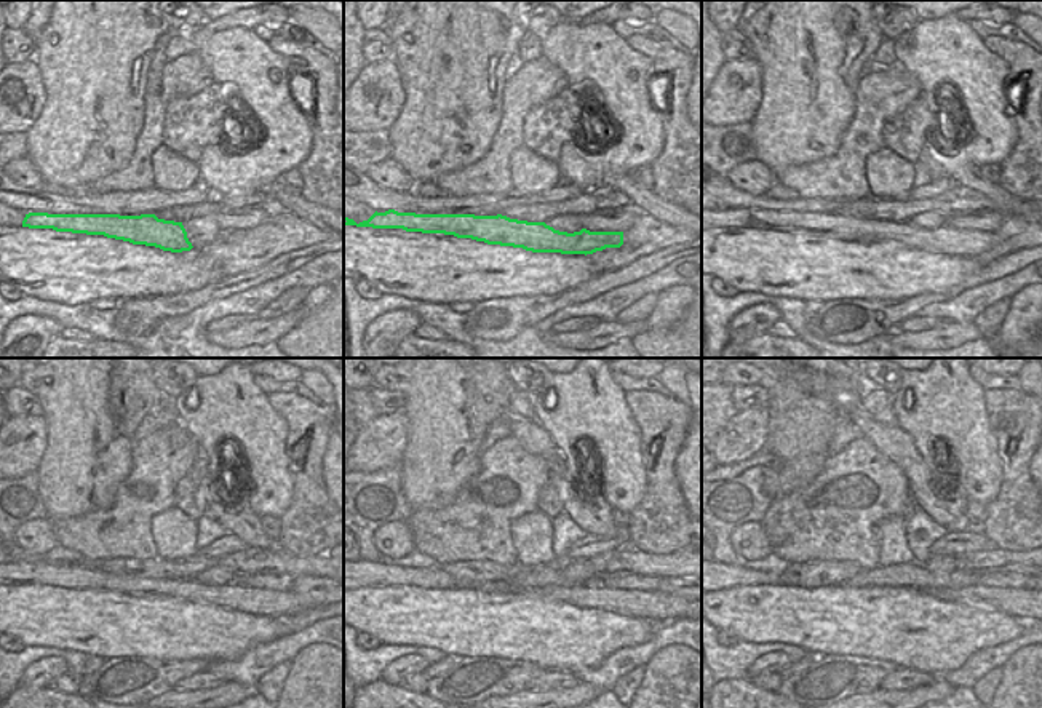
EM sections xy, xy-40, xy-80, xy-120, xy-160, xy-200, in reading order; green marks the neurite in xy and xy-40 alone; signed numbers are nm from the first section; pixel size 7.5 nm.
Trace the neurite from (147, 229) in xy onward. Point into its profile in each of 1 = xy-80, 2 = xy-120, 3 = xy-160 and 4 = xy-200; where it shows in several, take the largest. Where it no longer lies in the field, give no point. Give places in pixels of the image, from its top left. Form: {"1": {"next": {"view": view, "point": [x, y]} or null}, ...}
{"1": {"next": {"view": "xy-80", "point": [945, 240]}}, "2": {"next": {"view": "xy-120", "point": [251, 600]}}, "3": {"next": {"view": "xy-160", "point": [656, 606]}}, "4": {"next": {"view": "xy-200", "point": [1026, 604]}}}

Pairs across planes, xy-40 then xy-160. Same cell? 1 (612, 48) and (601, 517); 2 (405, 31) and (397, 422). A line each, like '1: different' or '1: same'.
1: different
2: different

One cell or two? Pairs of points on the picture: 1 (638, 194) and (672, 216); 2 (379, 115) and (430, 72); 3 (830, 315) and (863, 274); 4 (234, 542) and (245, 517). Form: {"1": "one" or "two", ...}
{"1": "one", "2": "two", "3": "two", "4": "two"}

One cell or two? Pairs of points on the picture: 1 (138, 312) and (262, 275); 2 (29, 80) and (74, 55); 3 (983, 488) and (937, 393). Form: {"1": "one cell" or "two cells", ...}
{"1": "one cell", "2": "two cells", "3": "one cell"}

